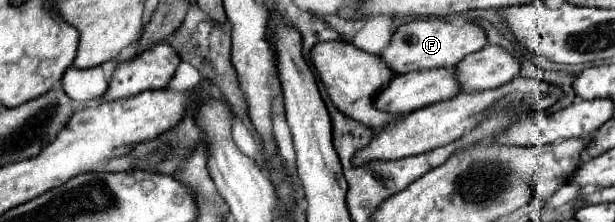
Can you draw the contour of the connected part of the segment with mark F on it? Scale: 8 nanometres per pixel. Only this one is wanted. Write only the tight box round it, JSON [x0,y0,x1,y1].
[380,19,486,75]

